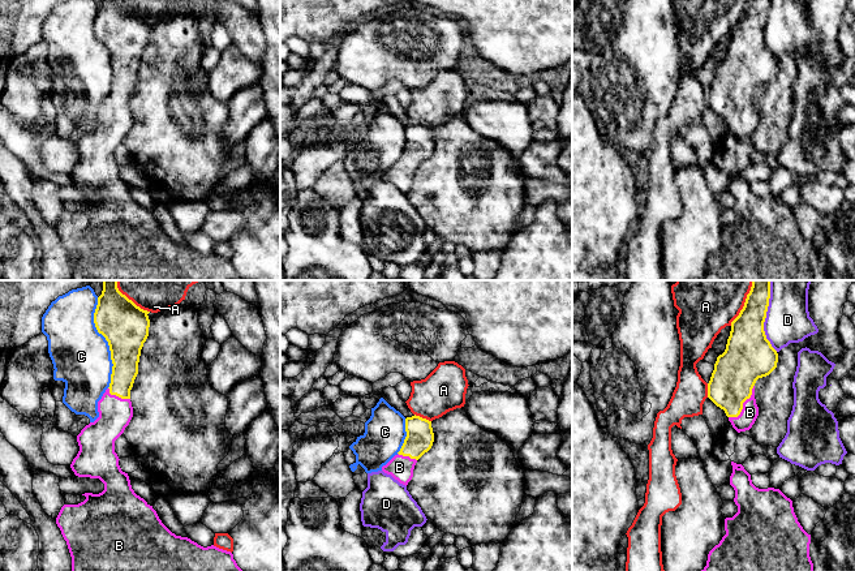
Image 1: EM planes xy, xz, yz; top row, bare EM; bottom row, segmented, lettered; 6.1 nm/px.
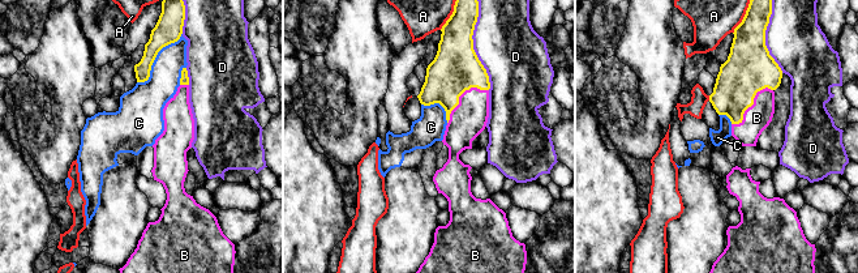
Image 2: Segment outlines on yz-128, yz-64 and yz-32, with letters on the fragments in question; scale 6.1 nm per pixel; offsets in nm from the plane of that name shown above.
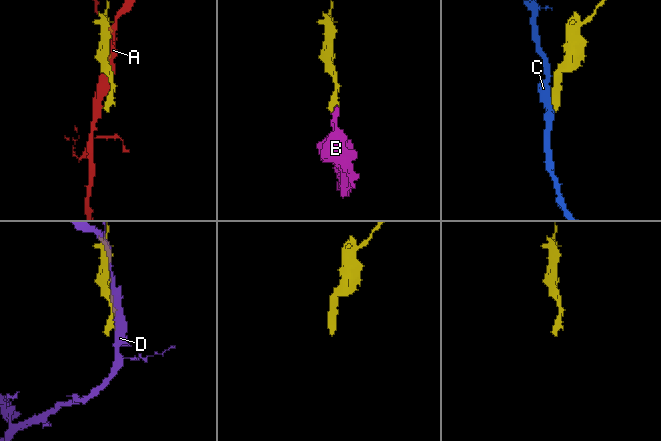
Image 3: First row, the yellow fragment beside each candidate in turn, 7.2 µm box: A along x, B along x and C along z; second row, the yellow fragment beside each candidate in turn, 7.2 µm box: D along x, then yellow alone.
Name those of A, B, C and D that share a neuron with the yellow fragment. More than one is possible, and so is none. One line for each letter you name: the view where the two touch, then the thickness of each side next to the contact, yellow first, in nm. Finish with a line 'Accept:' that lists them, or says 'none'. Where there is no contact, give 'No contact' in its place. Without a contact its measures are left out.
B: Touches yellow in yz. Thickness 280 nm (yellow) against 110 nm
Accept: B

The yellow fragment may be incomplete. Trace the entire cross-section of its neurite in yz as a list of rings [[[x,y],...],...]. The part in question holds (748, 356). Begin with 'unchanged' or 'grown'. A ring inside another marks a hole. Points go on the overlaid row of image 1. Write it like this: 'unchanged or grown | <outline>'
grown | [[[752,280],[744,306],[731,322],[726,349],[717,357],[708,383],[708,398],[725,411],[738,433],[755,424],[759,416],[755,383],[769,375],[778,362],[778,353],[764,331],[769,299],[770,280]]]

